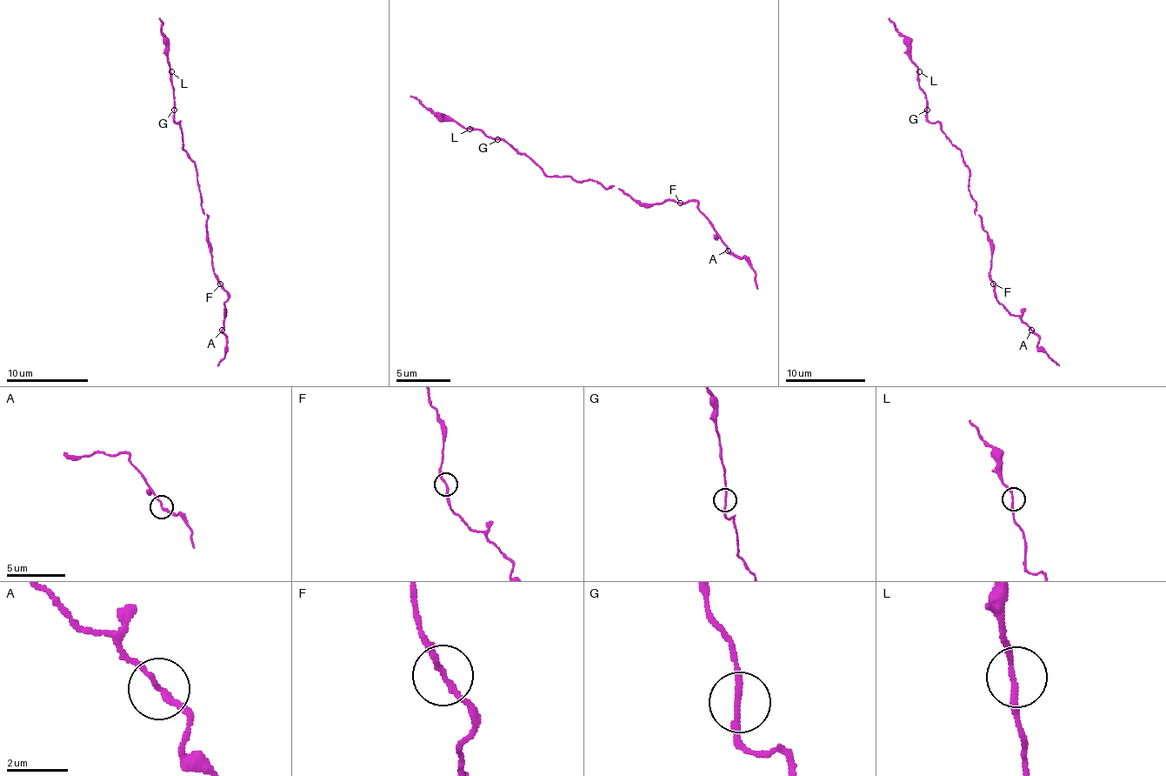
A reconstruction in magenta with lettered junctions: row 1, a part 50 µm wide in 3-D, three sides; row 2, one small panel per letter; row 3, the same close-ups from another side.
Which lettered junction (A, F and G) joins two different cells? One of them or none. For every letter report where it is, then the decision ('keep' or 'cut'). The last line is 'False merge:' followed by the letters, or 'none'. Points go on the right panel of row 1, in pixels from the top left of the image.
A: place (1031, 330); keep
F: place (993, 284); keep
G: place (927, 110); keep
False merge: none

